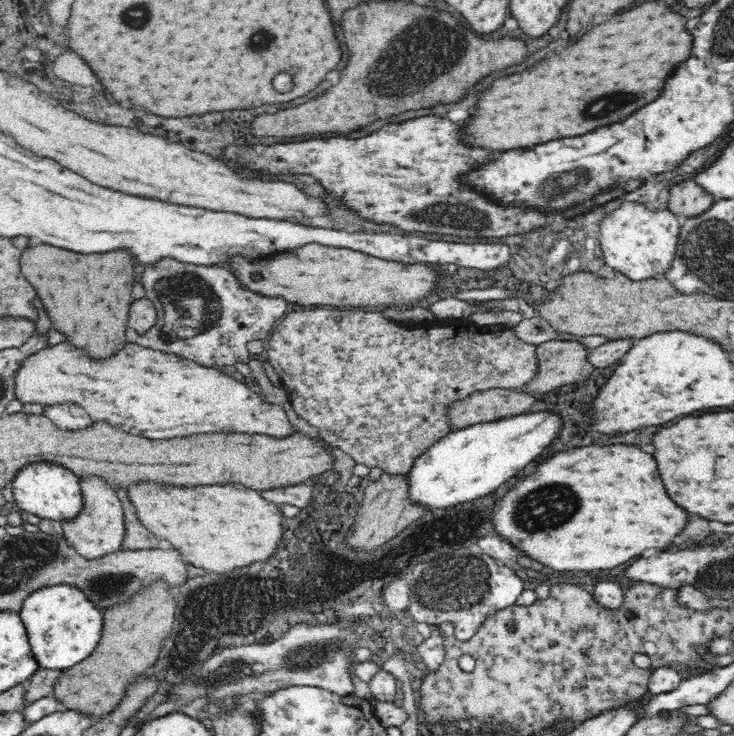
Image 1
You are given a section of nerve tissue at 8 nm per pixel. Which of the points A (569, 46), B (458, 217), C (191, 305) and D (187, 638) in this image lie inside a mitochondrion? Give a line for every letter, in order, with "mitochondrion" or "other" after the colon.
A: other
B: mitochondrion
C: mitochondrion
D: mitochondrion

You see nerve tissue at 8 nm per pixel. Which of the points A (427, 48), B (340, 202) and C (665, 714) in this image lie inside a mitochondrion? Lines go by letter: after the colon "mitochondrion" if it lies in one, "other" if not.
A: mitochondrion
B: other
C: other

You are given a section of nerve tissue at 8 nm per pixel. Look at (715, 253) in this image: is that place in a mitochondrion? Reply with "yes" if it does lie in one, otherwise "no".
yes

